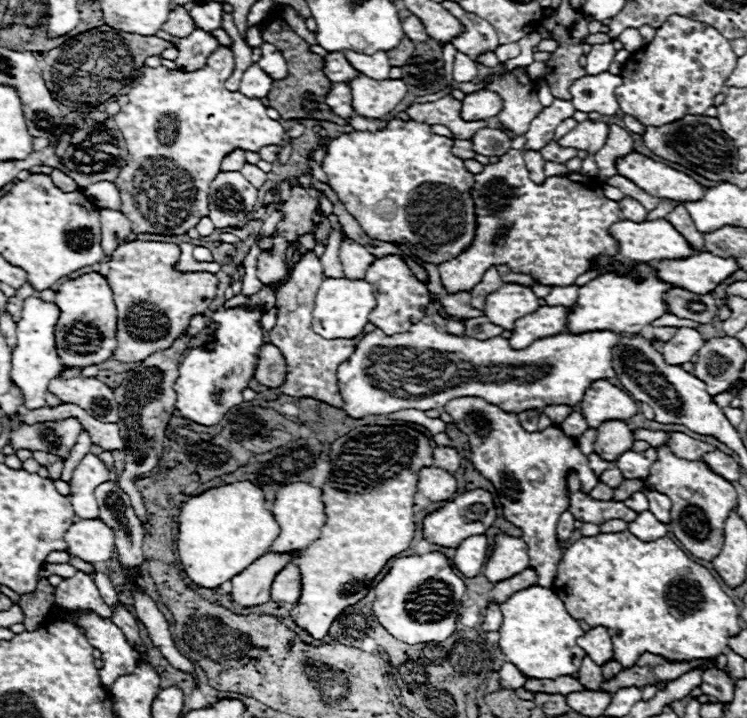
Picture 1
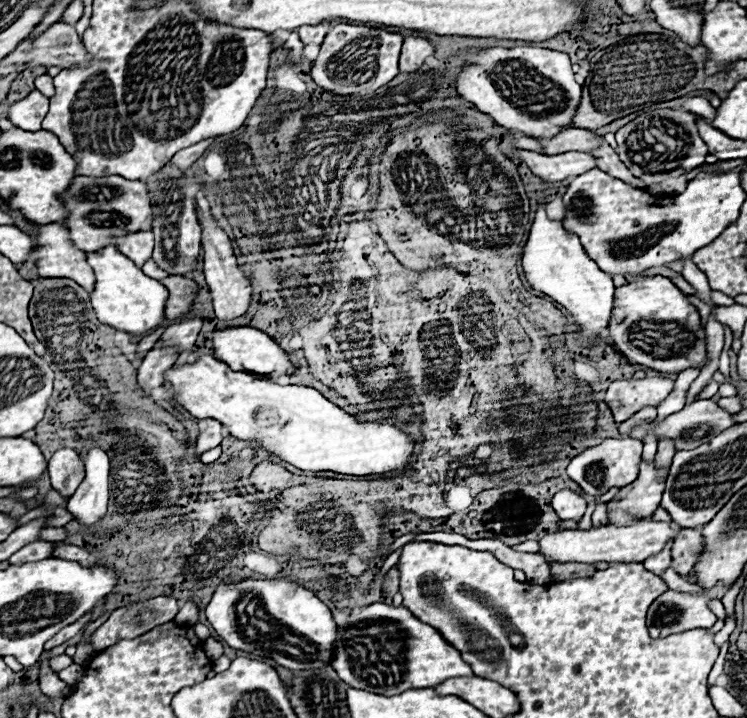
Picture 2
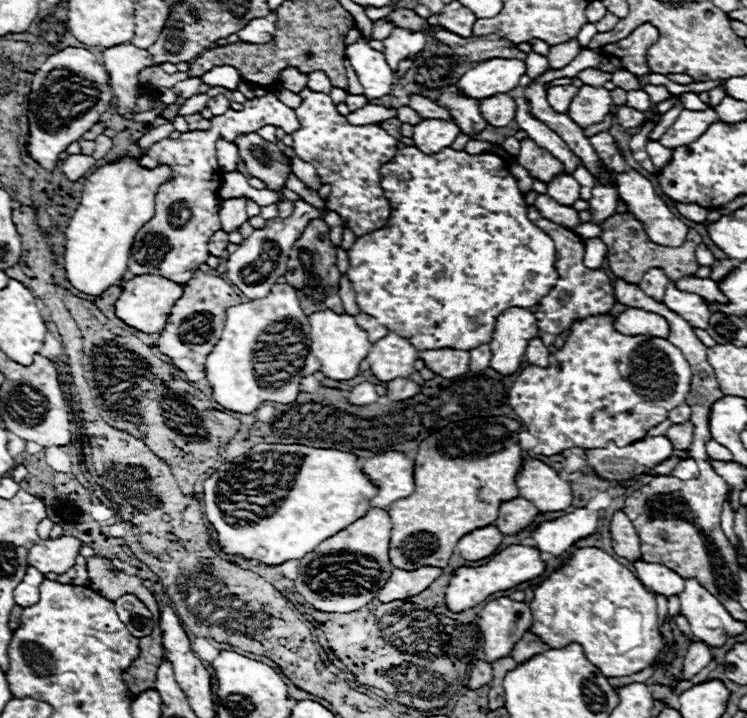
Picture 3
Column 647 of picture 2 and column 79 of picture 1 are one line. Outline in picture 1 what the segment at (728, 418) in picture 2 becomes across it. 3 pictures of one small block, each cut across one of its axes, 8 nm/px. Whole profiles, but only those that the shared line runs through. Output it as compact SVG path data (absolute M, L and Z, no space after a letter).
M12 418L10 446L16 450L42 450L56 456L66 456L66 452L76 444L82 432L82 424L76 418L64 418L56 422L38 422L34 426L22 424Z

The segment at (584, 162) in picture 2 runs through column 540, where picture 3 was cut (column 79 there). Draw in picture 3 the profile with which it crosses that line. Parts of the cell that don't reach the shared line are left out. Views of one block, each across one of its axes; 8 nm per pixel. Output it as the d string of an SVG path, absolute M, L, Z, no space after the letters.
M76 154L76 156L68 156L62 164L62 172L68 176L68 180L78 180L82 176L86 176L92 168L94 168L96 160L92 156L84 156L84 154Z

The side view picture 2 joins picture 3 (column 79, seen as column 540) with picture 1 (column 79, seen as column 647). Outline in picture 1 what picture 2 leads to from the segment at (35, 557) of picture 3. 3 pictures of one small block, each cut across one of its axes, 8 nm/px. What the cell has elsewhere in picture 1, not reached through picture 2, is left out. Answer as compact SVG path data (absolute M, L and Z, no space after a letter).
M78 520L76 524L72 524L72 528L68 528L64 532L64 540L68 544L68 554L88 562L88 564L100 564L112 558L114 554L114 536L112 530L102 522L102 520Z

